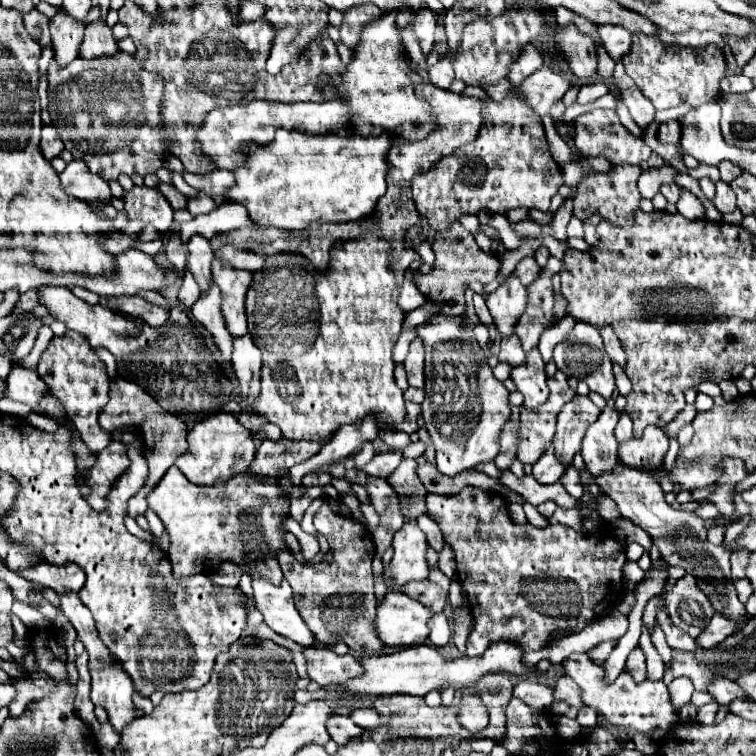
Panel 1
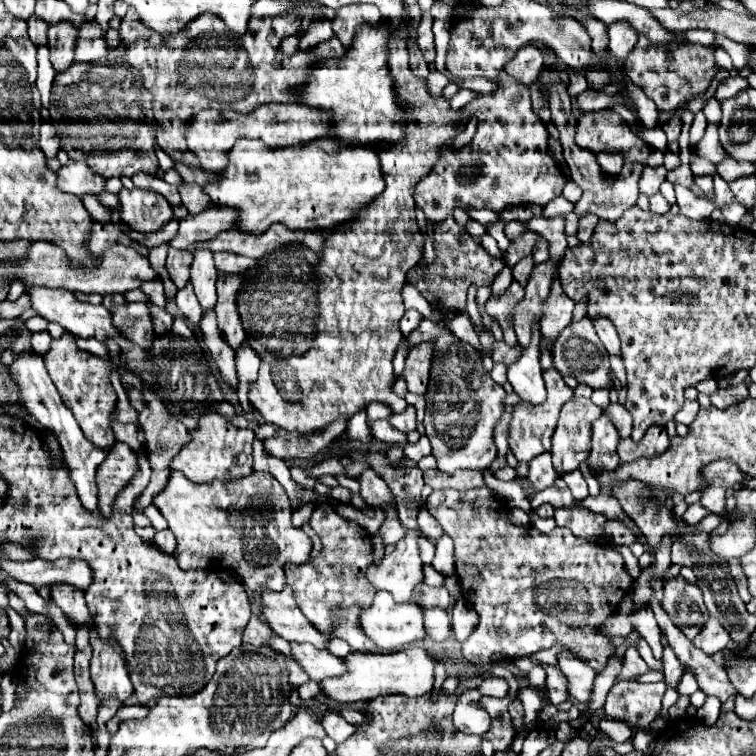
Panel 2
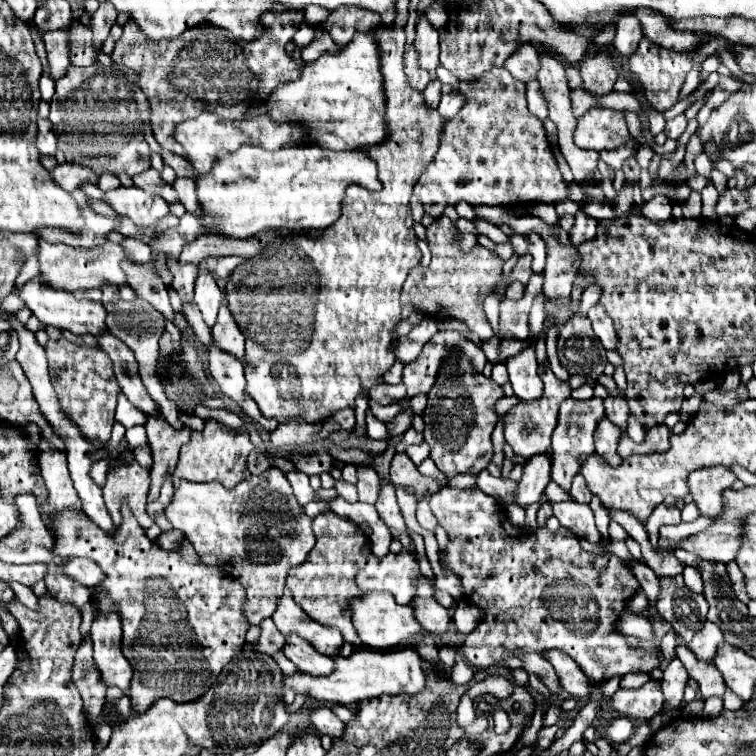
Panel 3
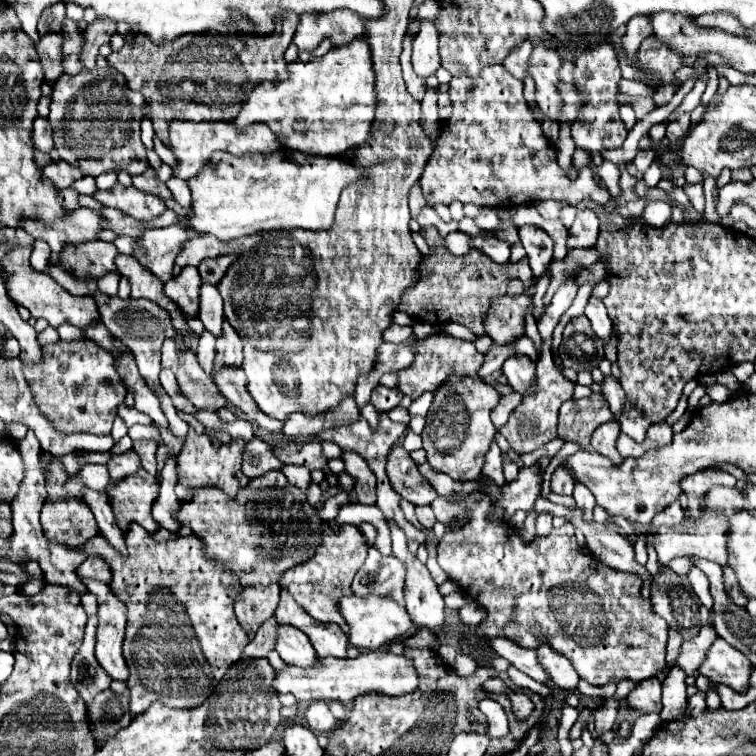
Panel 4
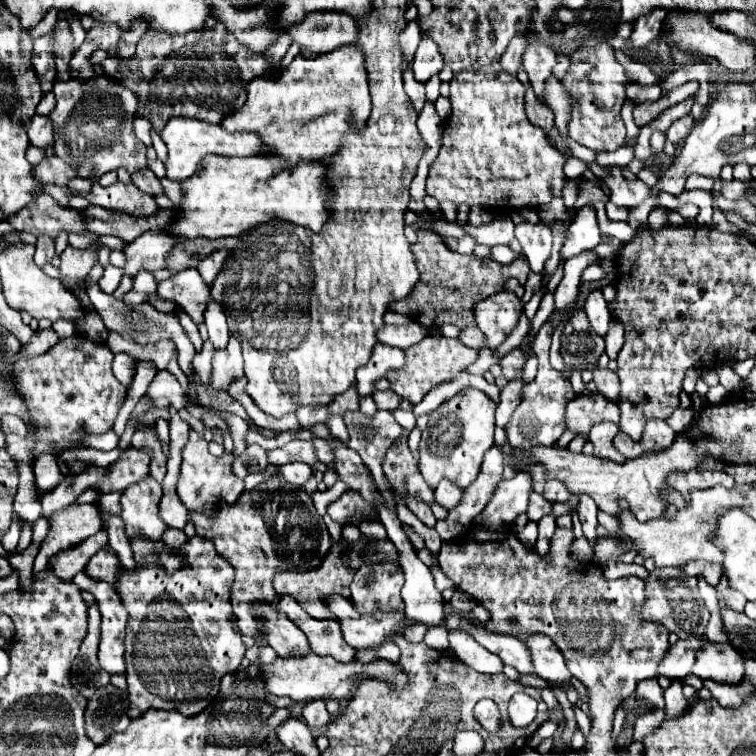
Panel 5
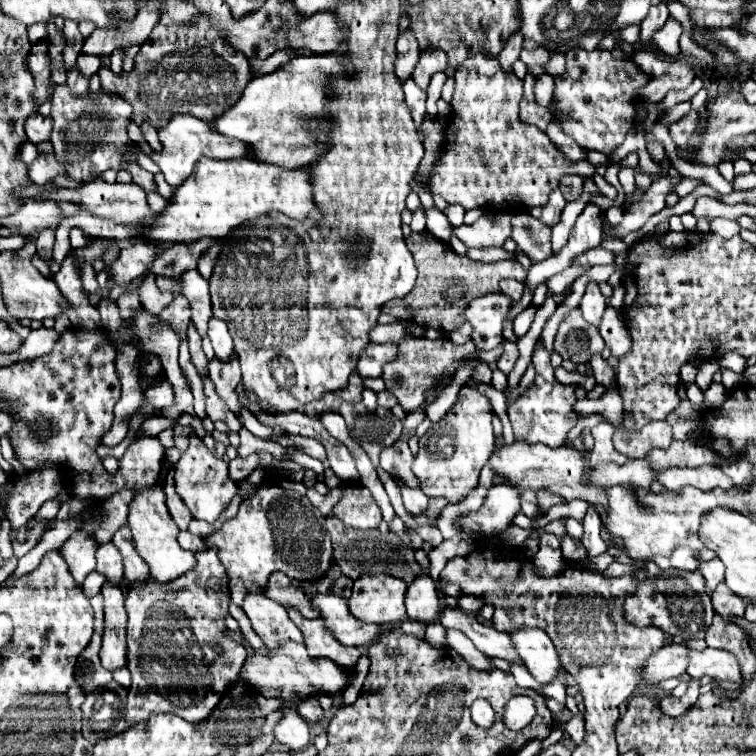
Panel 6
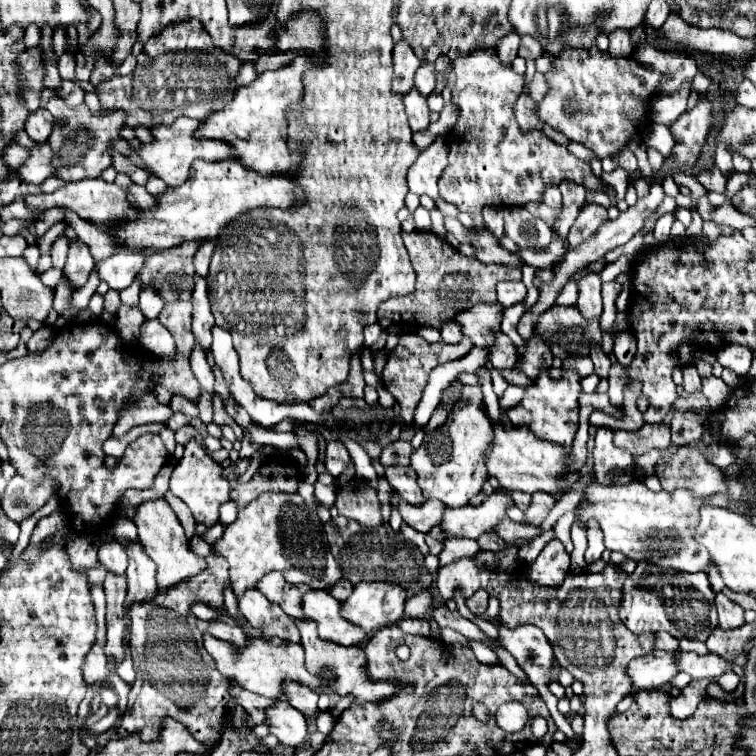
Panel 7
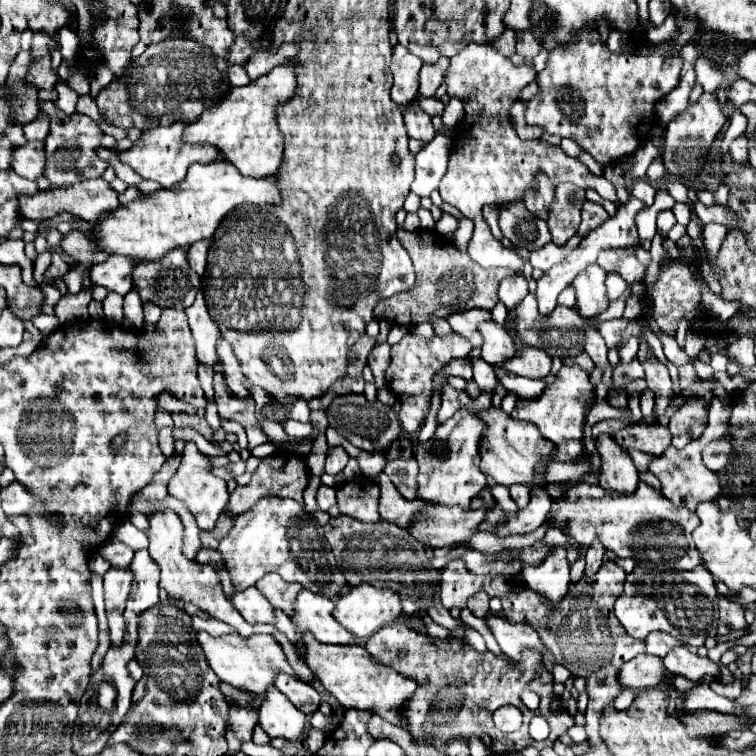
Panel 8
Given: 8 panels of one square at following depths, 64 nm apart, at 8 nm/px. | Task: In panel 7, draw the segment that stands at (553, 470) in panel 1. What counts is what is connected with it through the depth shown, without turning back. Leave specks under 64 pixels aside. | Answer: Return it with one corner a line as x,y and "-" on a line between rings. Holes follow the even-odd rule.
492,492
478,508
446,508
440,520
440,528
446,538
466,536
476,540
484,532
496,532
496,526
506,516
510,506
514,506
510,492

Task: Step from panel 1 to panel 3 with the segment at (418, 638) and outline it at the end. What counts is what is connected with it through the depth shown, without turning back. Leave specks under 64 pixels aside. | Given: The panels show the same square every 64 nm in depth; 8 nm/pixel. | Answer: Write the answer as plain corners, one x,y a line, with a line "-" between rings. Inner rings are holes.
366,592
352,600
352,622
364,646
378,648
380,652
392,652
400,648
400,642
416,638
422,634
422,626
414,616
414,608
410,604
396,604
392,594
386,592

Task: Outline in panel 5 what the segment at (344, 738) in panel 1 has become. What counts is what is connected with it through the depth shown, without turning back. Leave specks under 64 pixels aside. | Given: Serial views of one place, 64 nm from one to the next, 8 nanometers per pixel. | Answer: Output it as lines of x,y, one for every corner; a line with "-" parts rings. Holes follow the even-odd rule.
322,700
308,702
302,710
302,718
308,724
308,728
314,732
322,732
332,722
332,716
326,710
326,702
322,702

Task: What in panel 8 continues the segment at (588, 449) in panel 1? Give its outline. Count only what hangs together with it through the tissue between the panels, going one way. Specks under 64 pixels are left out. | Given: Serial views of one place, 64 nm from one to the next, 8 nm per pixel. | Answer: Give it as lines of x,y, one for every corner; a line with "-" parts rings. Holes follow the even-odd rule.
600,434
596,446
600,452
600,486
618,492
634,492
638,470
632,458
608,434

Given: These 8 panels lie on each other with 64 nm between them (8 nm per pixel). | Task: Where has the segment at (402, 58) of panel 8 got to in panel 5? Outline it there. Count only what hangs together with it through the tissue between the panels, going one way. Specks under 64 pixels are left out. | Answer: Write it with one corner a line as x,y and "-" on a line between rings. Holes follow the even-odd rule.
412,20
412,22
408,22
408,26
406,26
406,30
402,32
402,36
400,36
400,48
402,48
402,52
404,52
404,62
402,62
402,70
406,68
406,66
410,66
410,62
412,62
412,56
414,56
414,52
416,52
416,44
420,42
420,24
416,22
416,20

